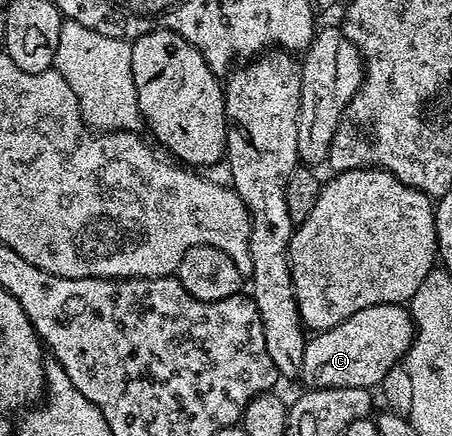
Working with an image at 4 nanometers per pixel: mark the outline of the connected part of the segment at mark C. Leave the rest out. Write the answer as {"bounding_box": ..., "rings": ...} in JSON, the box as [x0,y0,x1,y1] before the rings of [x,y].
{"bounding_box":[303,304,416,389],"rings":[[[374,304],[354,312],[342,324],[313,333],[304,347],[303,373],[313,378],[319,389],[379,387],[383,378],[398,365],[411,348],[416,326],[409,311],[400,304]]]}

